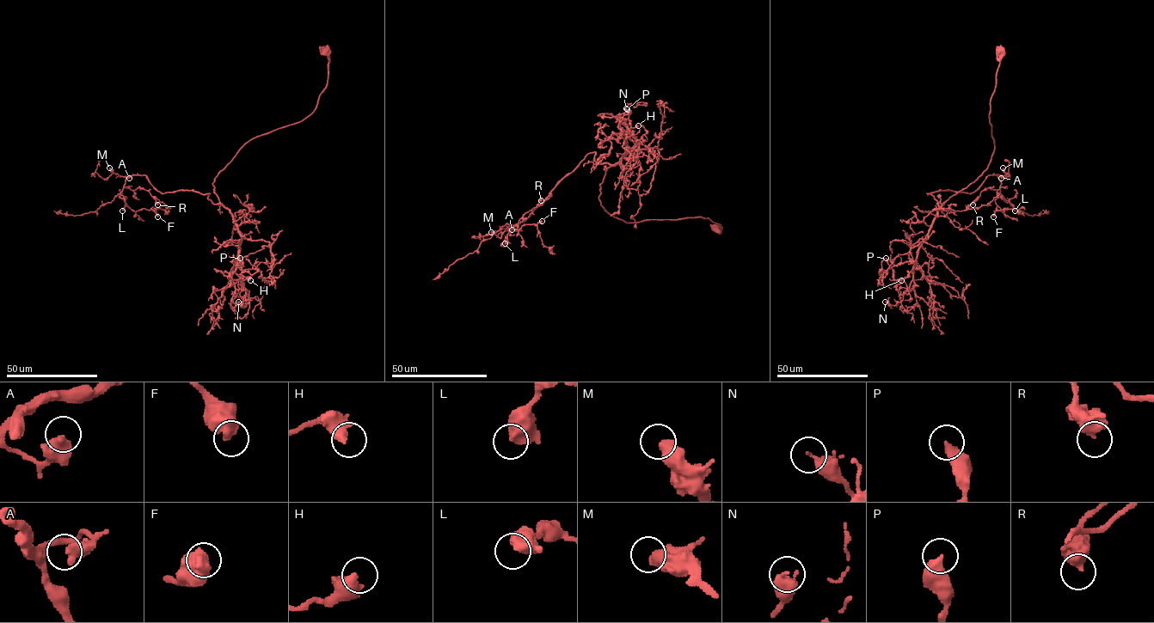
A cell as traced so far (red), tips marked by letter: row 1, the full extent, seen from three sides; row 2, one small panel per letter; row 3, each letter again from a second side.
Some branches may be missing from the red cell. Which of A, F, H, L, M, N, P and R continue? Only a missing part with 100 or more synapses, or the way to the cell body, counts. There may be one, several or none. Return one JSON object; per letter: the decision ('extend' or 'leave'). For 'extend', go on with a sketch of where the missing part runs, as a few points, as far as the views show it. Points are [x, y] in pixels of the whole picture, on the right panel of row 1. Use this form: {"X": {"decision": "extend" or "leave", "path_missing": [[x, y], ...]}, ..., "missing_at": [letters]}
{"A": {"decision": "leave"}, "F": {"decision": "leave"}, "H": {"decision": "leave"}, "L": {"decision": "leave"}, "M": {"decision": "extend"}, "N": {"decision": "leave"}, "P": {"decision": "leave"}, "R": {"decision": "leave"}, "missing_at": ["M"]}

